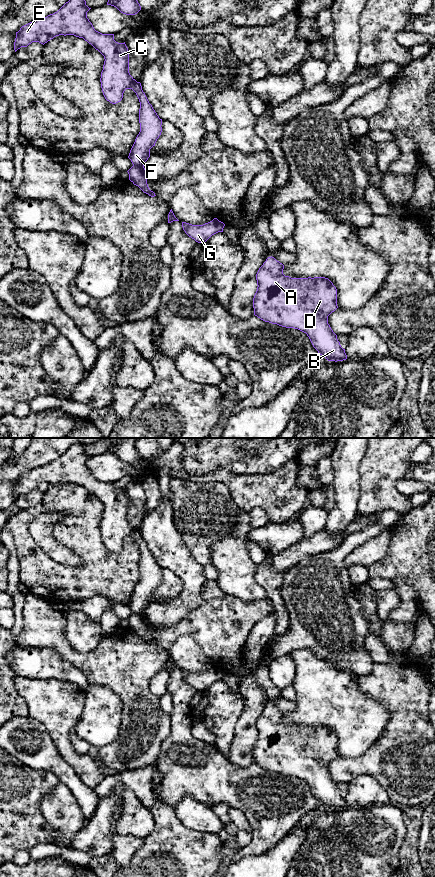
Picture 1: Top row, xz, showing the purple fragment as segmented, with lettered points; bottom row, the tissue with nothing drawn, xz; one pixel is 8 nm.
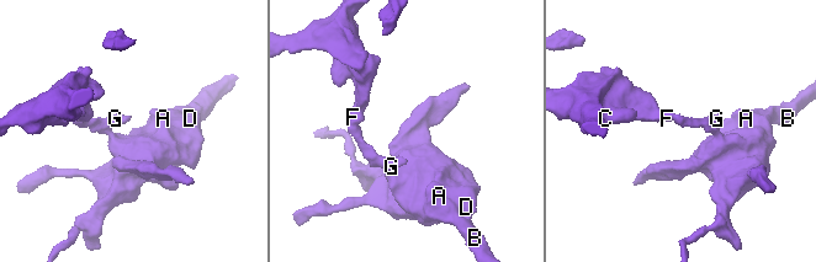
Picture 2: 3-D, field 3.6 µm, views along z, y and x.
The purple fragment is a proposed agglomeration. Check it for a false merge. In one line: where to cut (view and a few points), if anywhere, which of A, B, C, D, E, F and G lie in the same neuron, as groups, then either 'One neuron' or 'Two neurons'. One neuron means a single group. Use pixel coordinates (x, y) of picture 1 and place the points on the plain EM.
Split along xz (133, 612), (143, 615). Groups: A B D G / C E F. Two neurons

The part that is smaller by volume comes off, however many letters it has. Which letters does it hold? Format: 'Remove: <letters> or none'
Remove: C, E, F

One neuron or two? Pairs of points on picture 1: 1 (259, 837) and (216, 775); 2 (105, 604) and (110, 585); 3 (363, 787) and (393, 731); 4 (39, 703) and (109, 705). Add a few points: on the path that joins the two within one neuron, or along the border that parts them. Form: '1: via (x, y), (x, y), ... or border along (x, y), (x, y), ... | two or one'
1: via (257, 822), (253, 812), (231, 790) | one
2: border along (84, 599), (94, 596), (105, 596), (127, 605) | two
3: border along (348, 782), (362, 775), (371, 775), (387, 791) | two
4: border along (84, 692), (84, 709), (79, 720), (74, 725) | two

